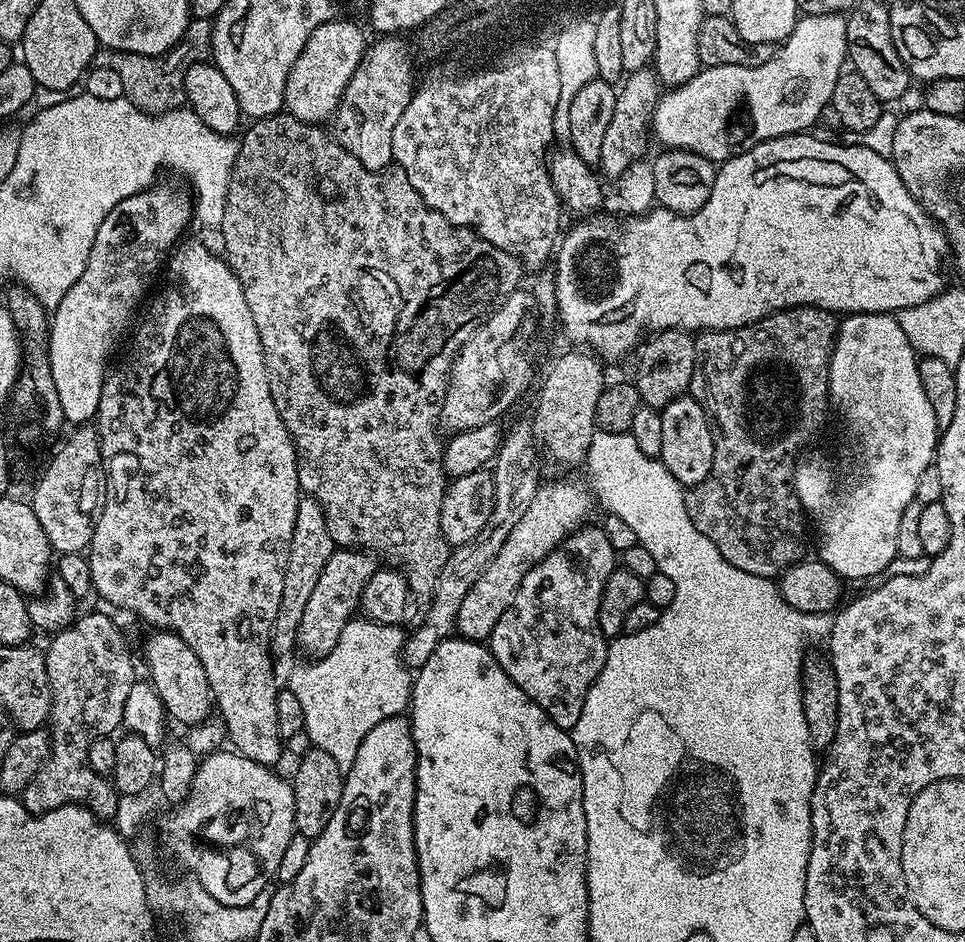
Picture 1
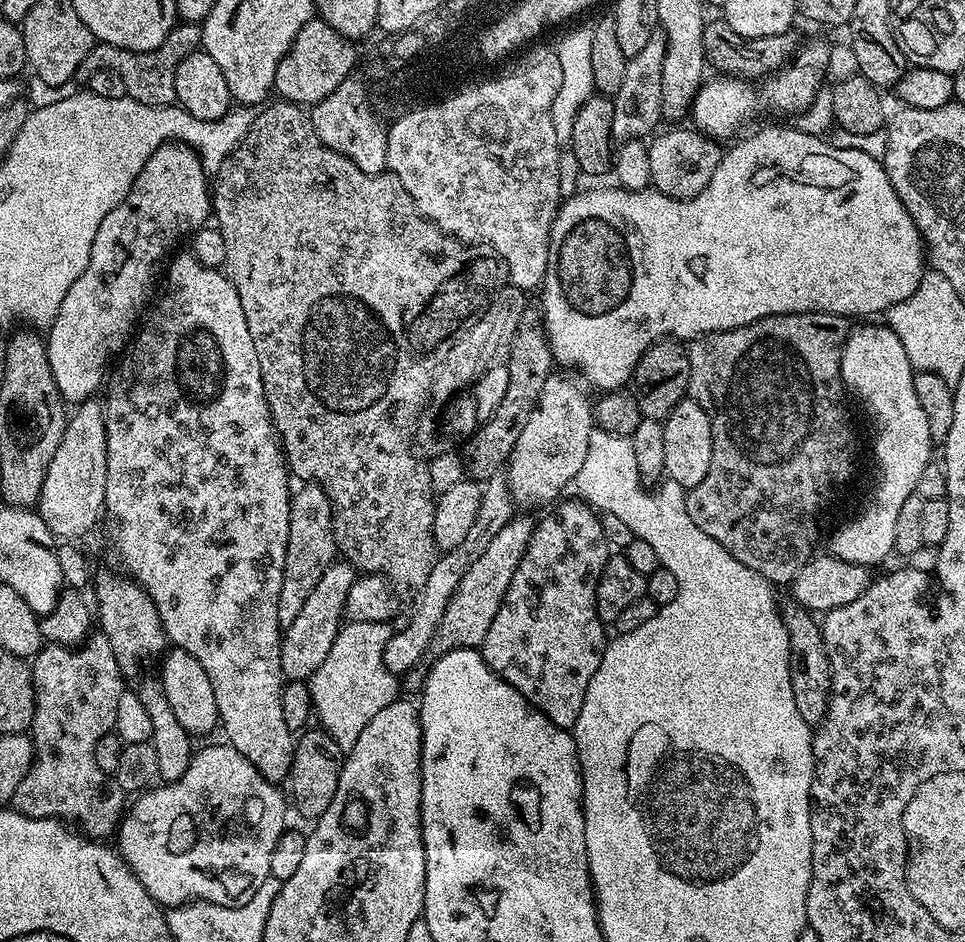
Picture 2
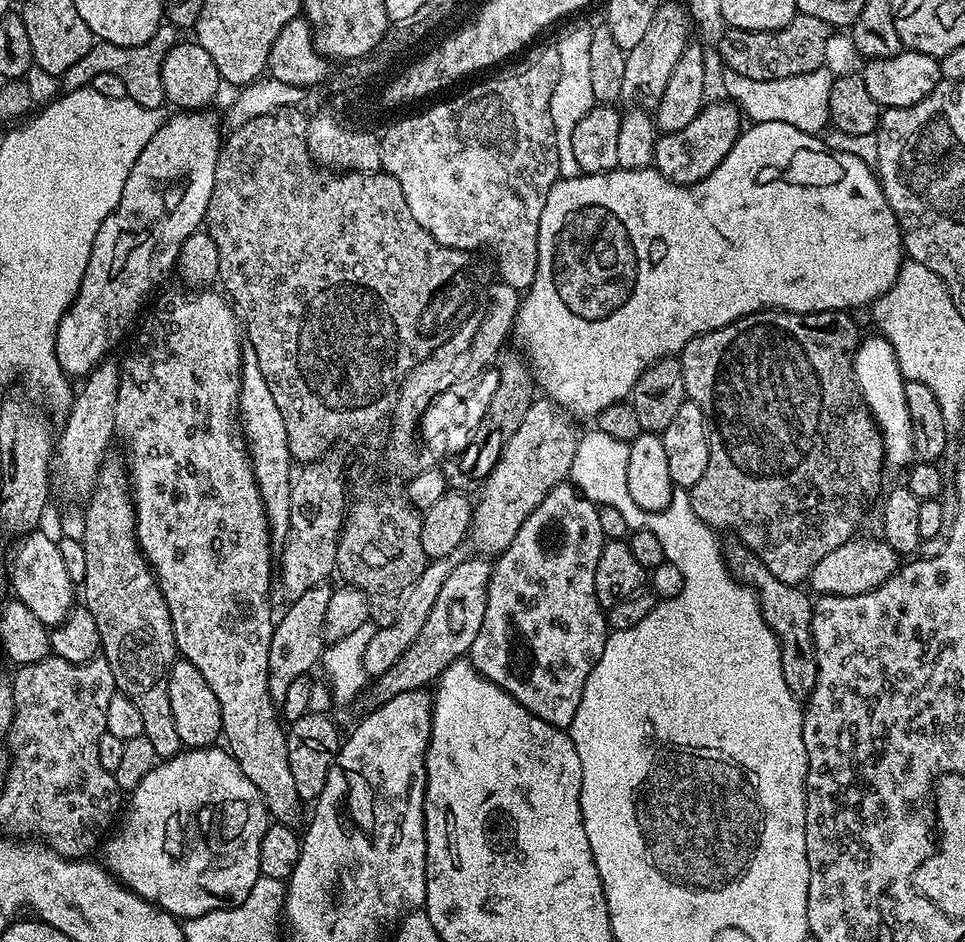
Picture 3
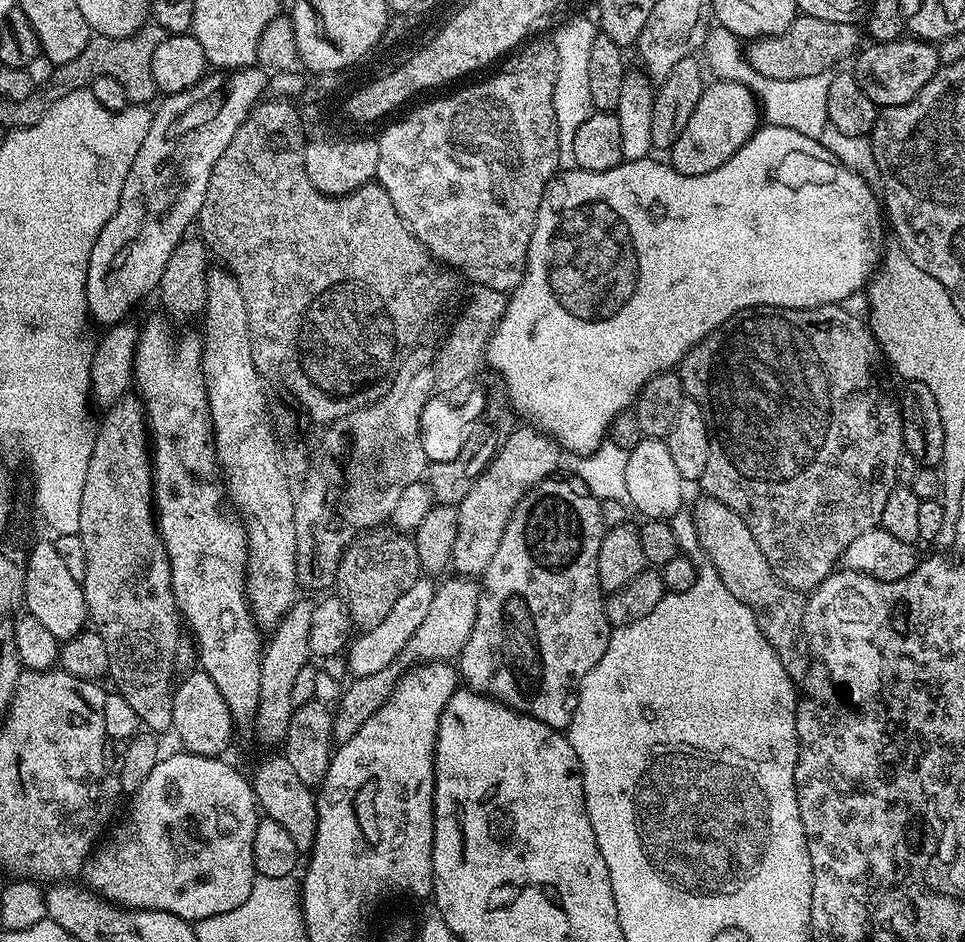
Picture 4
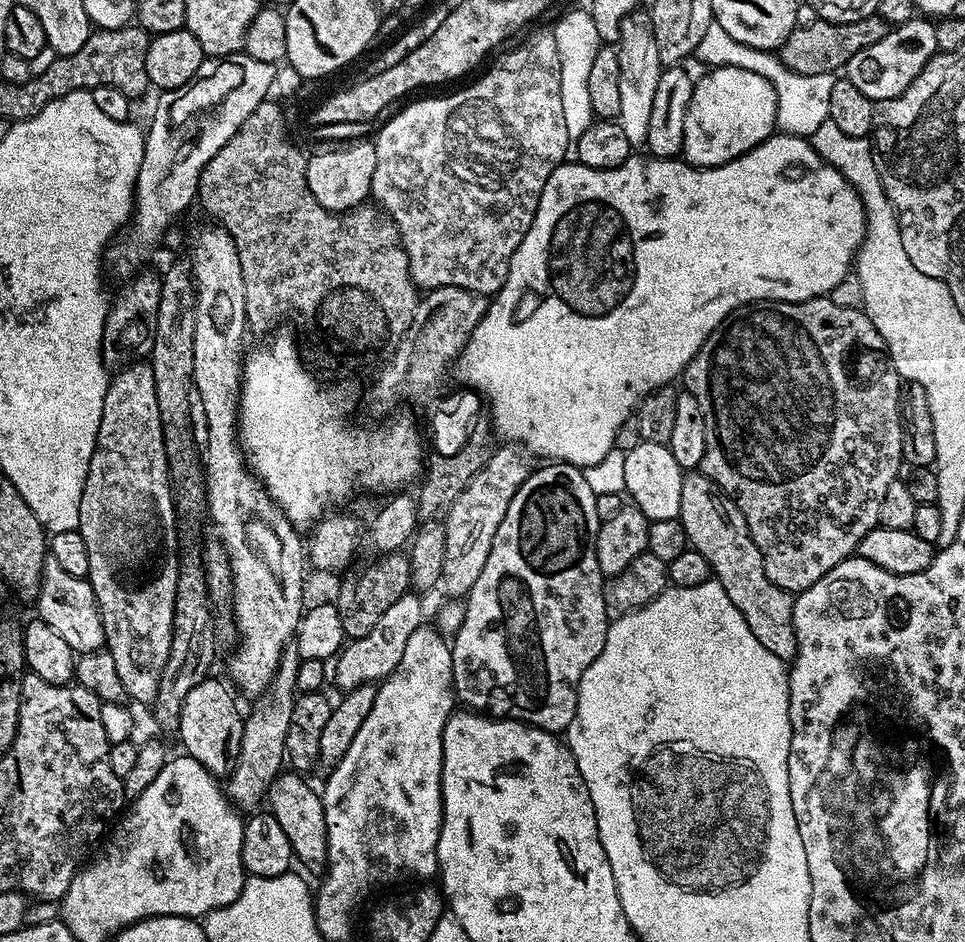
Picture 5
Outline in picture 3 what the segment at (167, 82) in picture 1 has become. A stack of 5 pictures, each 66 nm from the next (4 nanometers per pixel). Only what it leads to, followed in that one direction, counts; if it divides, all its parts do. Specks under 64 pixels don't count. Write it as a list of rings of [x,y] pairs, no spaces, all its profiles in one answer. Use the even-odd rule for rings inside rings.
[[[164,22],[159,30],[142,46],[114,46],[103,42],[93,43],[91,50],[82,54],[70,70],[66,70],[62,77],[64,92],[73,92],[79,88],[87,88],[97,74],[115,74],[117,78],[122,78],[126,82],[128,91],[127,99],[138,102],[138,106],[147,108],[160,108],[165,103],[164,91],[162,90],[162,58],[170,54],[170,50],[181,39],[181,29]]]

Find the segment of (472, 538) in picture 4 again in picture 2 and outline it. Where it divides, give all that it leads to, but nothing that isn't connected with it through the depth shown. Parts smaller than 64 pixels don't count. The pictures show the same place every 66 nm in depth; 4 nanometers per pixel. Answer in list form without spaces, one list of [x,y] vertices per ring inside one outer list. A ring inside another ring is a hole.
[[[553,374],[546,386],[542,386],[542,394],[508,458],[508,491],[517,505],[551,505],[561,495],[559,492],[575,481],[582,462],[586,462],[586,450],[590,450],[590,434],[594,430],[594,404],[591,399],[588,401],[585,385],[575,375],[564,375],[568,376]]]

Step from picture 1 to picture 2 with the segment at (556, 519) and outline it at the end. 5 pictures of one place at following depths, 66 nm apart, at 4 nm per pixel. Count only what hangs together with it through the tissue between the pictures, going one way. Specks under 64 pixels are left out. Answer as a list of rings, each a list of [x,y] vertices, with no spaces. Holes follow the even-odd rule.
[[[514,516],[490,540],[490,544],[486,546],[486,550],[479,555],[479,558],[471,564],[470,569],[462,576],[458,590],[451,596],[442,616],[440,629],[437,632],[440,652],[462,648],[477,649],[483,644],[486,631],[490,630],[494,615],[500,609],[505,590],[509,588],[513,571],[517,569],[518,562],[525,554],[525,548],[529,544],[534,528],[535,519],[533,517]]]

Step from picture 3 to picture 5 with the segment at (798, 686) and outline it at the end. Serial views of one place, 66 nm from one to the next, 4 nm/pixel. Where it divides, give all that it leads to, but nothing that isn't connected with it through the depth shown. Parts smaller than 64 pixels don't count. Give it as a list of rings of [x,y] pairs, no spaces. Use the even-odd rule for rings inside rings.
[[[692,470],[687,473],[682,482],[682,502],[678,517],[680,525],[686,530],[691,551],[702,554],[706,562],[710,562],[715,580],[726,590],[726,595],[734,606],[738,606],[738,614],[746,618],[746,626],[754,633],[754,638],[770,650],[778,659],[791,662],[796,658],[796,631],[794,630],[794,606],[792,605],[793,593],[782,590],[766,578],[766,566],[754,538],[748,533],[746,518],[742,518],[742,510],[738,510],[736,503],[722,491],[710,477],[703,471]]]

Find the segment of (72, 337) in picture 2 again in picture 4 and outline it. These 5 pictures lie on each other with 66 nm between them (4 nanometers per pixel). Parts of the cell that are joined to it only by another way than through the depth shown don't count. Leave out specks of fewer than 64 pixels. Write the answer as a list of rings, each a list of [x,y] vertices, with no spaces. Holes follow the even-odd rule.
[[[256,66],[212,75],[207,77],[203,86],[189,88],[187,92],[165,95],[155,105],[150,130],[146,130],[146,138],[142,138],[142,146],[138,146],[138,154],[130,166],[130,174],[126,174],[118,210],[110,218],[110,222],[102,226],[102,234],[98,234],[94,250],[90,250],[86,274],[86,302],[89,317],[95,323],[96,320],[104,324],[103,326],[121,323],[127,317],[124,315],[143,296],[148,296],[151,292],[153,295],[159,289],[162,270],[166,270],[170,254],[174,254],[181,240],[185,239],[187,232],[184,231],[191,224],[193,227],[197,223],[202,210],[202,198],[206,198],[206,186],[214,170],[214,162],[222,158],[222,150],[230,146],[230,138],[234,138],[238,126],[242,126],[248,113],[263,97],[260,95],[266,92],[265,73]]]

